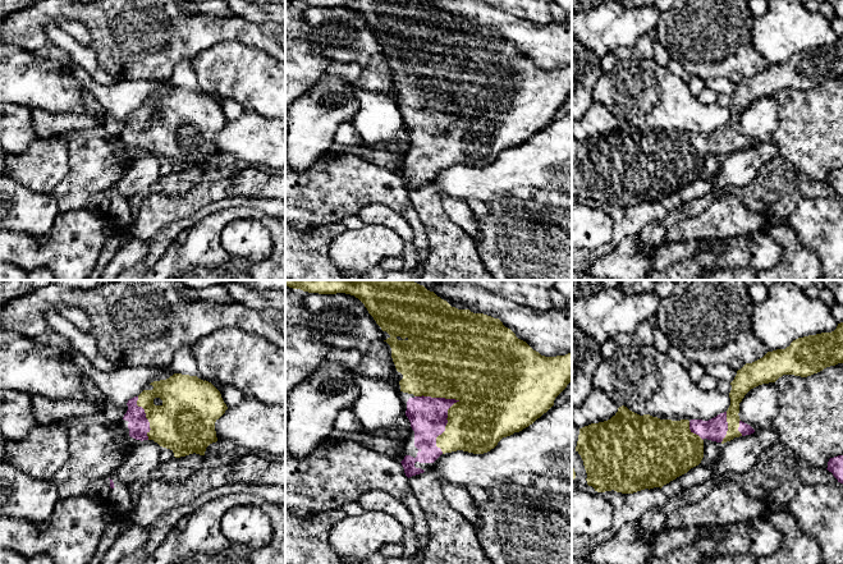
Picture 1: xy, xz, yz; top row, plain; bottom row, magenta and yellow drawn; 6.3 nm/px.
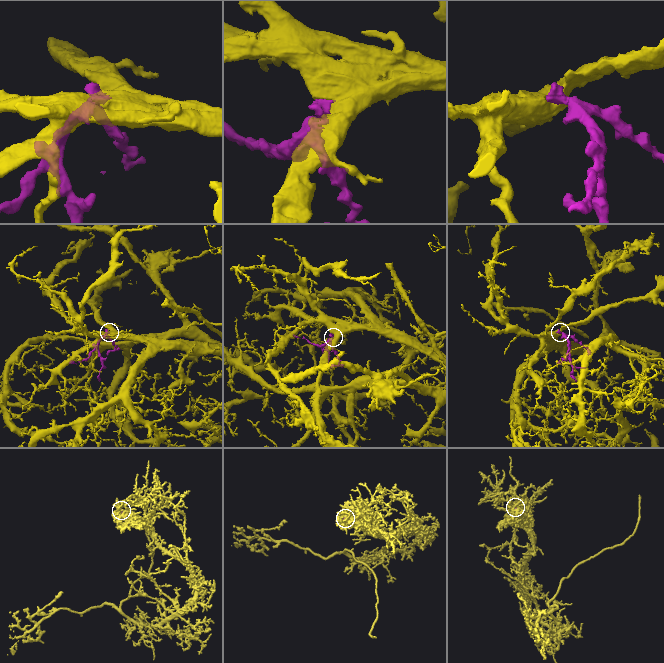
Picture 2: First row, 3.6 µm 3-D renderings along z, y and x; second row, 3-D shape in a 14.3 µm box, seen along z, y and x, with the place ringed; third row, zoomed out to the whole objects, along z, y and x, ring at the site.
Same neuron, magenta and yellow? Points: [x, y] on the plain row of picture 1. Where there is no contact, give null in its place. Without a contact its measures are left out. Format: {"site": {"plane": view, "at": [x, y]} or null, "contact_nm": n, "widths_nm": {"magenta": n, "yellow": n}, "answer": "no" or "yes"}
{"site": {"plane": "xz", "at": [450, 119]}, "contact_nm": 400, "widths_nm": {"magenta": 240, "yellow": 420}, "answer": "yes"}

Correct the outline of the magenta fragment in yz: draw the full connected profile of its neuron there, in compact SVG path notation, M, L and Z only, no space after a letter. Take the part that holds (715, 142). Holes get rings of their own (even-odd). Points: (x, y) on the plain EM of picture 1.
M843 36L831 46L798 51L785 63L768 65L762 72L746 77L730 96L728 124L709 134L660 133L650 128L640 129L622 119L610 133L579 142L576 165L583 174L587 198L597 206L614 203L622 207L661 202L701 176L705 152L724 157L755 146L738 129L739 116L751 102L775 96L783 88L807 91L838 77L843 77Z

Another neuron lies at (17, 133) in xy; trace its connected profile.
M0 104L0 146L5 153L24 153L38 139L31 115L26 106Z

